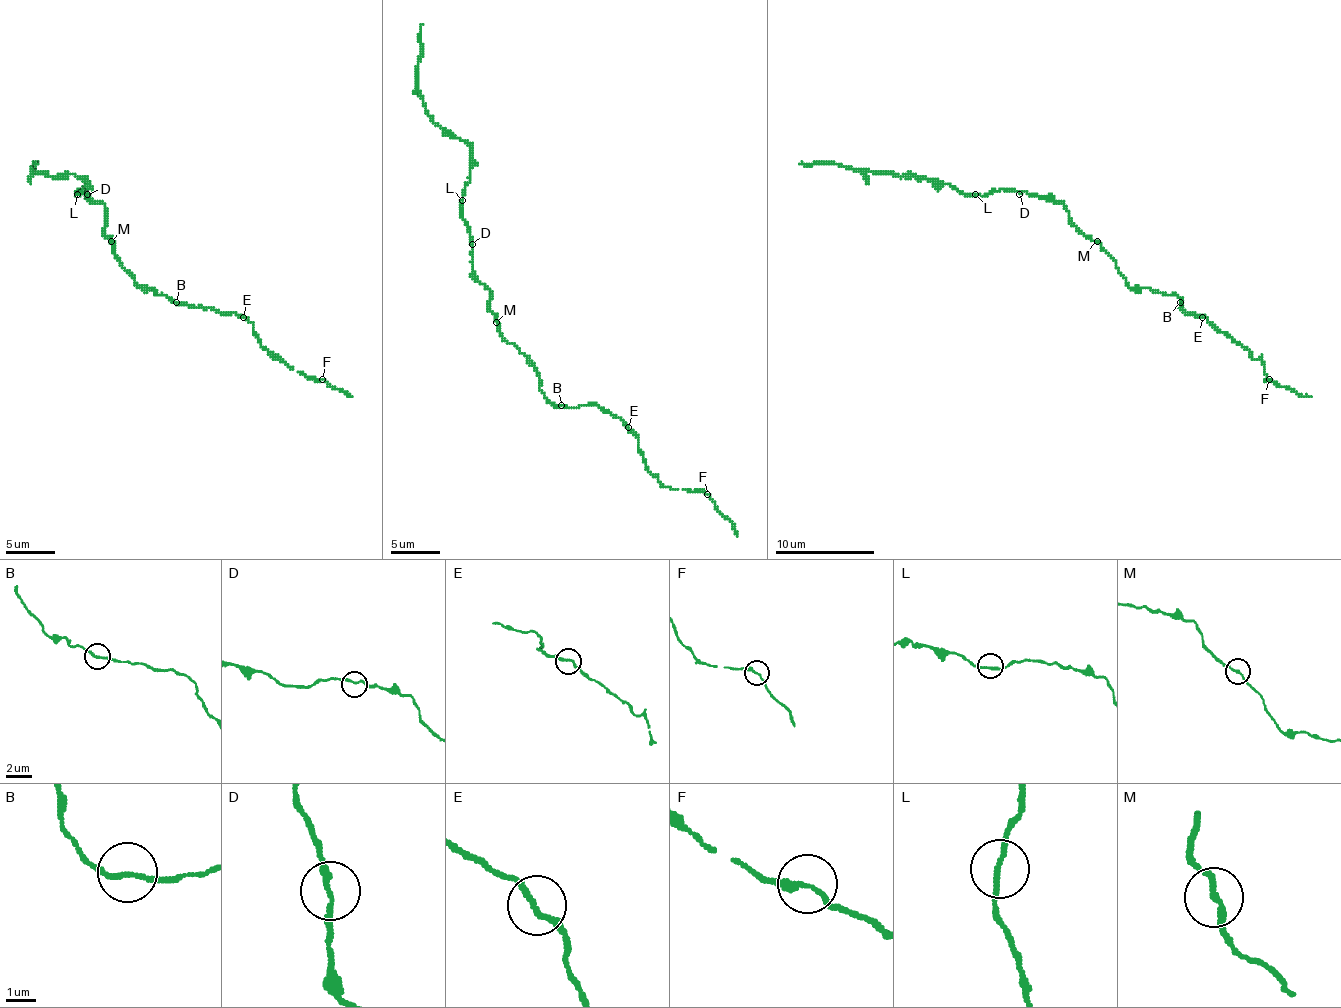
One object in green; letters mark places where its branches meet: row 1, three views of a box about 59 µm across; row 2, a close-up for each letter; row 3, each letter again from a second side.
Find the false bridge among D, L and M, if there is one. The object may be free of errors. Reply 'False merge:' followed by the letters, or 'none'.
False merge: none

